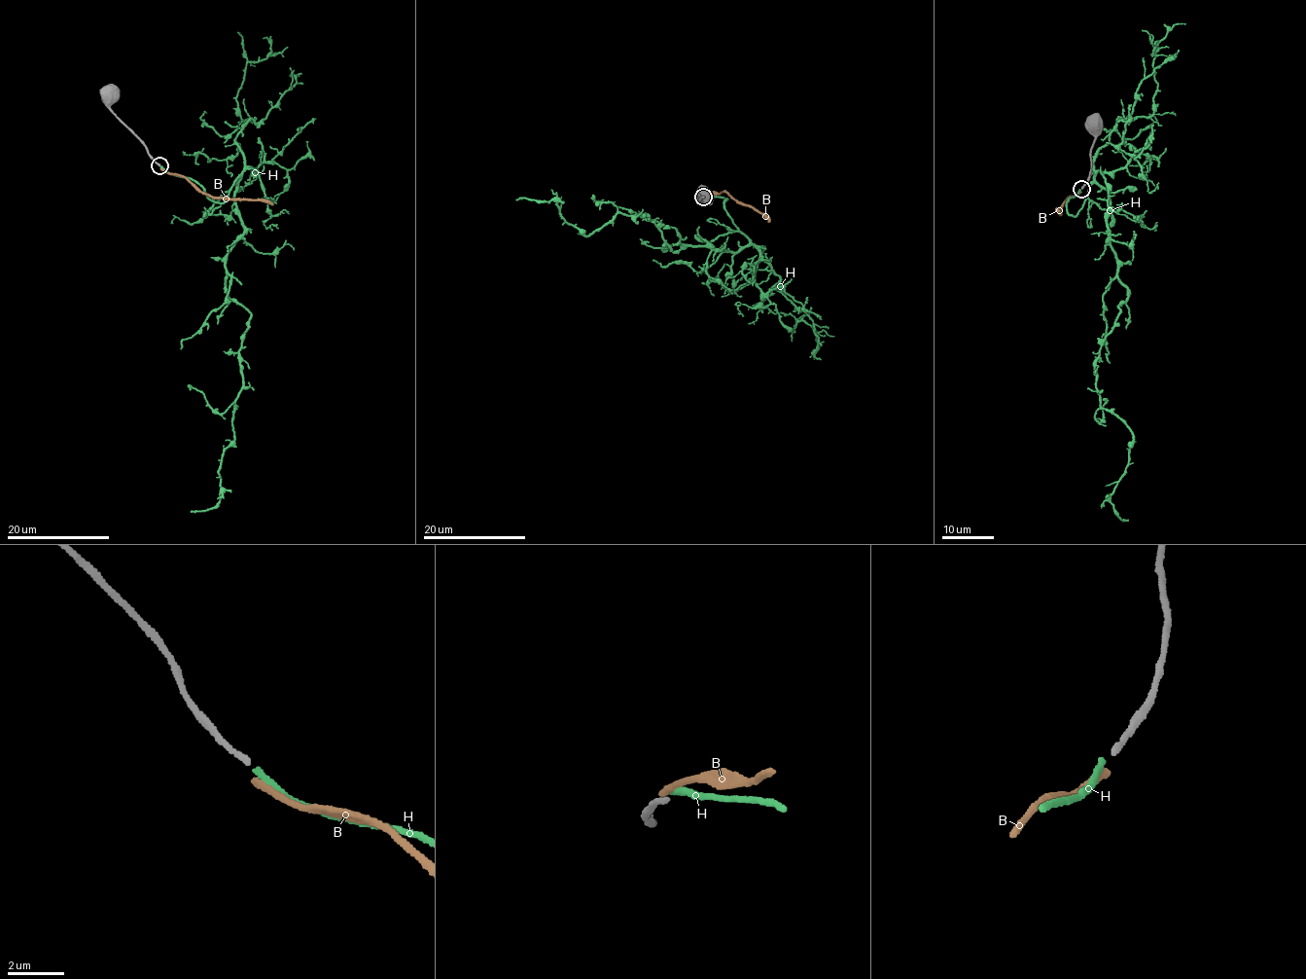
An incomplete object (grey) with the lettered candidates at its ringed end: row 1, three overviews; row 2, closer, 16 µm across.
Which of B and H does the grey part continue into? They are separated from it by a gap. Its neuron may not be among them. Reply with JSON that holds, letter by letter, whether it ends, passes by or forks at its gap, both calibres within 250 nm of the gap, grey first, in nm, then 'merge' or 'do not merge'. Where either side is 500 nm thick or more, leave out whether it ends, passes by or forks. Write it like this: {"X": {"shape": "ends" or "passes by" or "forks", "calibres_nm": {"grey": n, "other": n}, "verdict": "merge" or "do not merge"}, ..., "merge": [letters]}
{"B": {"shape": "ends", "calibres_nm": {"grey": 190, "other": 260}, "verdict": "do not merge"}, "H": {"shape": "ends", "calibres_nm": {"grey": 190, "other": 200}, "verdict": "do not merge"}, "merge": []}

